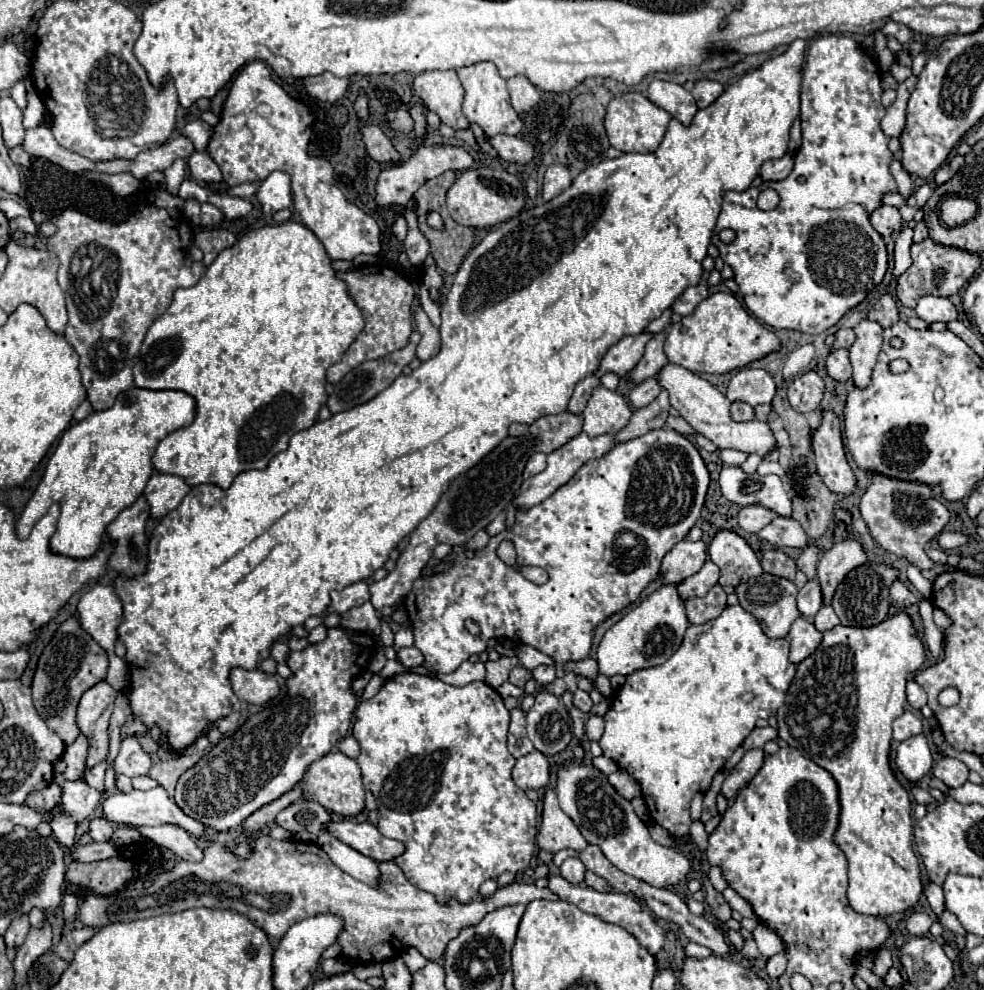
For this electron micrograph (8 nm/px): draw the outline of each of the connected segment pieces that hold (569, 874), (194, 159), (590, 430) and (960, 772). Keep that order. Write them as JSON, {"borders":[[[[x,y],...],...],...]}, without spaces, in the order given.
{"borders":[[[[570,857],[560,865],[560,875],[572,885],[582,885],[584,873],[586,873],[586,867],[578,857]]],[[[196,151],[190,159],[188,159],[192,177],[196,181],[204,181],[204,183],[212,183],[212,181],[222,181],[222,173],[218,169],[218,165],[214,163],[214,159],[208,155],[208,151]]],[[[598,385],[592,391],[592,397],[582,413],[584,417],[584,431],[594,439],[604,433],[618,433],[622,427],[628,425],[632,409],[628,407],[626,399],[620,393],[608,391],[606,387]]],[[[940,757],[932,769],[934,777],[944,781],[948,787],[962,787],[968,781],[968,767],[952,757]]]]}

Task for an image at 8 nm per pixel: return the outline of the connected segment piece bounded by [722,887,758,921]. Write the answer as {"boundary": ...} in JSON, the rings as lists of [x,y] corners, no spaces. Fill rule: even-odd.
{"boundary":[[[726,887],[724,891],[722,891],[722,895],[724,895],[724,899],[728,901],[728,905],[732,907],[732,909],[736,909],[738,913],[742,913],[742,917],[748,917],[748,919],[754,919],[754,921],[758,921],[758,917],[756,917],[756,913],[754,913],[754,909],[752,909],[752,905],[742,897],[742,895],[738,895],[734,889],[730,889],[730,887]]]}

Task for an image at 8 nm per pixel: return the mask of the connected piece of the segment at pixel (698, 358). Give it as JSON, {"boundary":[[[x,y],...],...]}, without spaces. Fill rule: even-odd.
{"boundary":[[[712,293],[694,309],[692,315],[670,325],[664,343],[668,361],[682,365],[692,373],[728,373],[778,349],[778,337],[758,319],[750,317],[732,293]]]}

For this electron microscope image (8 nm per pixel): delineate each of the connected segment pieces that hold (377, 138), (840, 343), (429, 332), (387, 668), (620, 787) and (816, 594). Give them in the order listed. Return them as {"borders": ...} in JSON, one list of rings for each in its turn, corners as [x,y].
{"borders":[[[[362,125],[360,133],[362,133],[362,141],[364,141],[366,152],[369,157],[372,157],[372,160],[378,163],[390,161],[402,163],[398,151],[392,147],[390,139],[384,135],[380,125]]],[[[838,329],[836,331],[836,341],[834,341],[834,347],[836,349],[840,349],[840,347],[850,347],[852,343],[854,343],[854,331],[852,329]]],[[[422,307],[414,309],[414,319],[416,319],[416,331],[422,335],[422,339],[418,343],[418,349],[416,349],[416,357],[420,361],[428,361],[430,357],[434,357],[440,351],[440,333],[430,323],[430,319],[422,311]]],[[[388,661],[386,665],[384,665],[384,669],[380,671],[380,675],[384,677],[384,679],[390,679],[390,677],[394,677],[396,673],[404,673],[404,671],[408,671],[402,663],[398,663],[398,661]]],[[[618,769],[616,773],[608,775],[608,781],[614,785],[614,789],[628,801],[632,801],[634,797],[638,797],[642,793],[638,781],[634,777],[630,777],[624,769]]],[[[808,581],[798,591],[798,609],[804,617],[812,617],[822,607],[822,591],[818,581]]]]}

